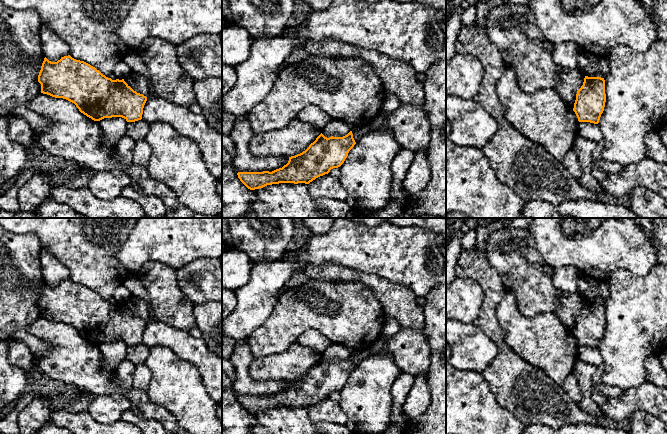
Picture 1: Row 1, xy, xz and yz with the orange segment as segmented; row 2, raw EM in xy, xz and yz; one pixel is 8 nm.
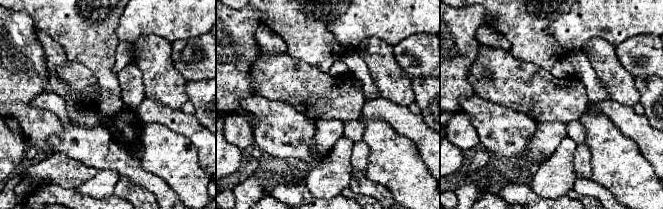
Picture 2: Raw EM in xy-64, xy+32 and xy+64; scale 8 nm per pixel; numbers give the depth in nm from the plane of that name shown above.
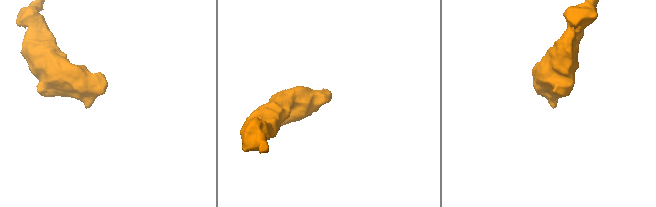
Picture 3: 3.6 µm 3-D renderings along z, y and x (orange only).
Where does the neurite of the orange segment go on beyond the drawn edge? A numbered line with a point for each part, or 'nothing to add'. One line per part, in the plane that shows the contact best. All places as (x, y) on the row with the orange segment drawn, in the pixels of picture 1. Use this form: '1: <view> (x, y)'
nothing to add

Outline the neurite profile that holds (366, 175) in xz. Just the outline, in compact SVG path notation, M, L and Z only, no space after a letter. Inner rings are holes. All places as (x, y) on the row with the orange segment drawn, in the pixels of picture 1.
M379 128L364 135L349 151L344 163L340 166L339 181L348 193L347 203L356 214L380 211L390 201L392 186L391 166L396 154L402 148L395 141L387 128Z

